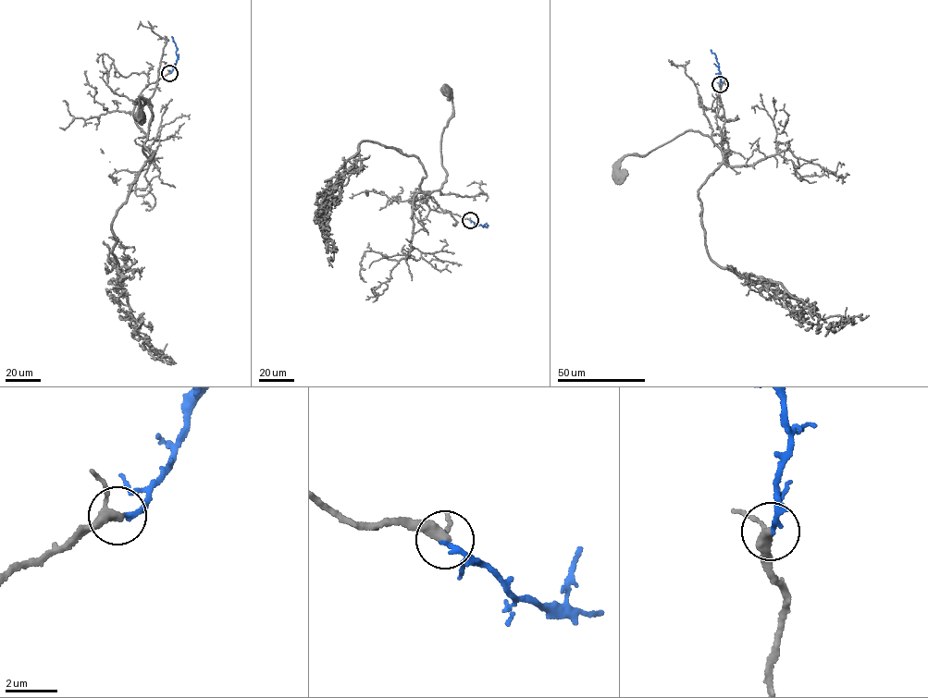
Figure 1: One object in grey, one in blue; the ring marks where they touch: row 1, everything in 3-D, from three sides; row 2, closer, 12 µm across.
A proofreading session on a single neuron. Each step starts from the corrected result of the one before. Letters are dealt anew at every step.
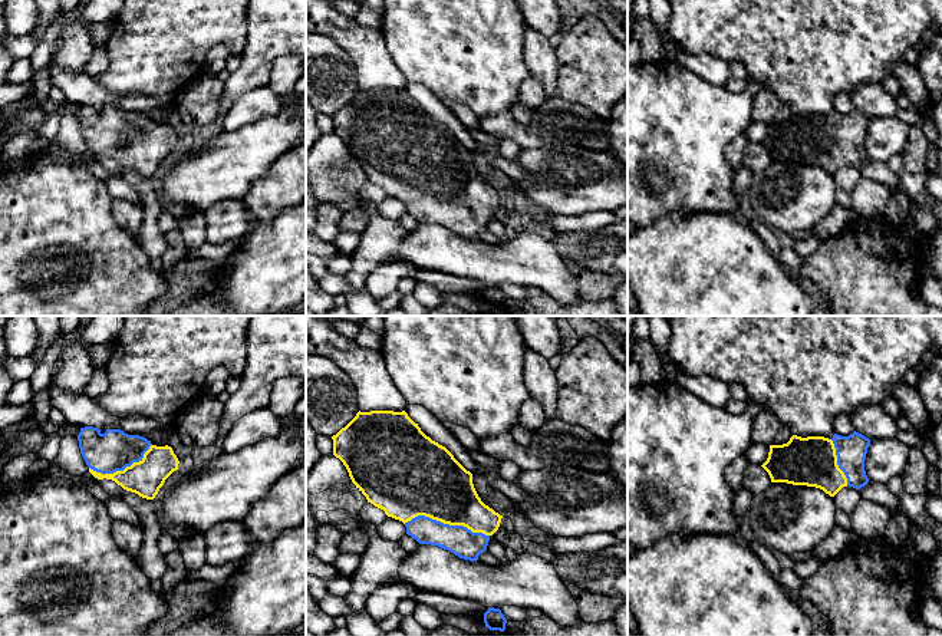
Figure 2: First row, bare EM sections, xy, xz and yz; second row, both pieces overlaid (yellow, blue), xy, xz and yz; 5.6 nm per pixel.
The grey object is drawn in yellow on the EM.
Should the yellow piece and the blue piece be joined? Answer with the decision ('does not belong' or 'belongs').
belongs

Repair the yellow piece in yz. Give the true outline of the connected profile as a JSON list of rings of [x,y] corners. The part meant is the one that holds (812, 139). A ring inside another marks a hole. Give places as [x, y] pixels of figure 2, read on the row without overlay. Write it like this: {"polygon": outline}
{"polygon": [[[856,109],[849,115],[834,112],[831,118],[793,113],[787,122],[770,123],[768,136],[761,145],[768,151],[771,161],[816,165],[834,175],[843,165],[860,168],[869,161],[864,149],[869,123],[870,118]]]}

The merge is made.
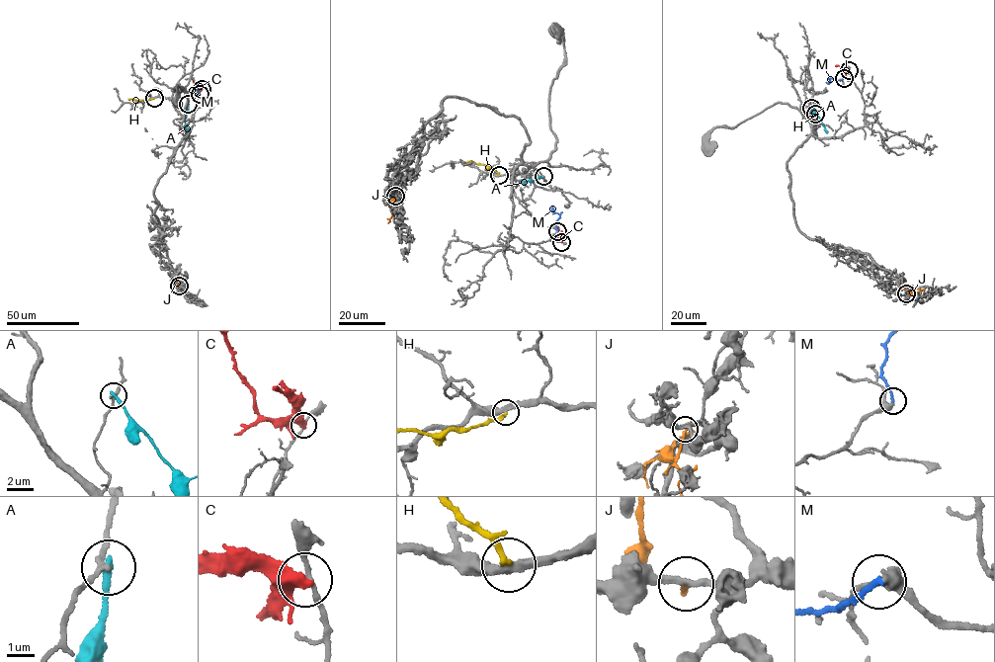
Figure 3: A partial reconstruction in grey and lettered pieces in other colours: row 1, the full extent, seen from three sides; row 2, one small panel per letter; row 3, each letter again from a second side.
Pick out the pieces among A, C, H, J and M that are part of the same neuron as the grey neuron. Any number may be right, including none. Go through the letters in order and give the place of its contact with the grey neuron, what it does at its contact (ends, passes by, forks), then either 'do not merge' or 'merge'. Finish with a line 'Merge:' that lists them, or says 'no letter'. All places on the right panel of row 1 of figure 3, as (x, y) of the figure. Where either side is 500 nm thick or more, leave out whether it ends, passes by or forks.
A: contact (811, 108); it ends; do not merge
C: contact (849, 70); do not merge
H: contact (815, 114); it ends; do not merge
J: contact (906, 293); it ends; do not merge
M: contact (844, 78); it ends; merge
Merge: M

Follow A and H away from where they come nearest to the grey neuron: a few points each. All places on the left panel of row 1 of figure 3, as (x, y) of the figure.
A: (189, 104), (184, 121), (188, 129)
H: (154, 98), (128, 100)

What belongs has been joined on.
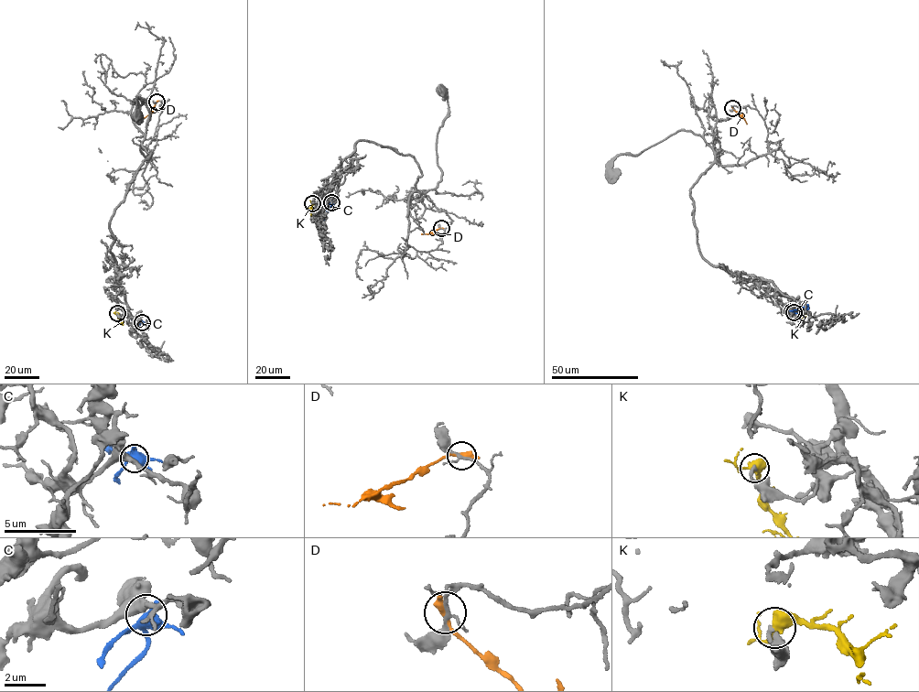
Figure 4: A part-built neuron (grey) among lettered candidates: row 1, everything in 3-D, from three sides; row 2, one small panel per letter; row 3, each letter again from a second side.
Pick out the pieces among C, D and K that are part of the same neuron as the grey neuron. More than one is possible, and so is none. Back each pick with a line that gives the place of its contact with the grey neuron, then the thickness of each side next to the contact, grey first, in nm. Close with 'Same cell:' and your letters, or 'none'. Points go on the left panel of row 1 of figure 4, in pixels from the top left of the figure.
Same cell: none

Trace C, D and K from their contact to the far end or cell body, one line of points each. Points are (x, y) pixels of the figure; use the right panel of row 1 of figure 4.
C: (791, 311), (808, 306), (805, 309)
D: (732, 108), (746, 124)
K: (794, 312), (802, 315), (807, 313)

